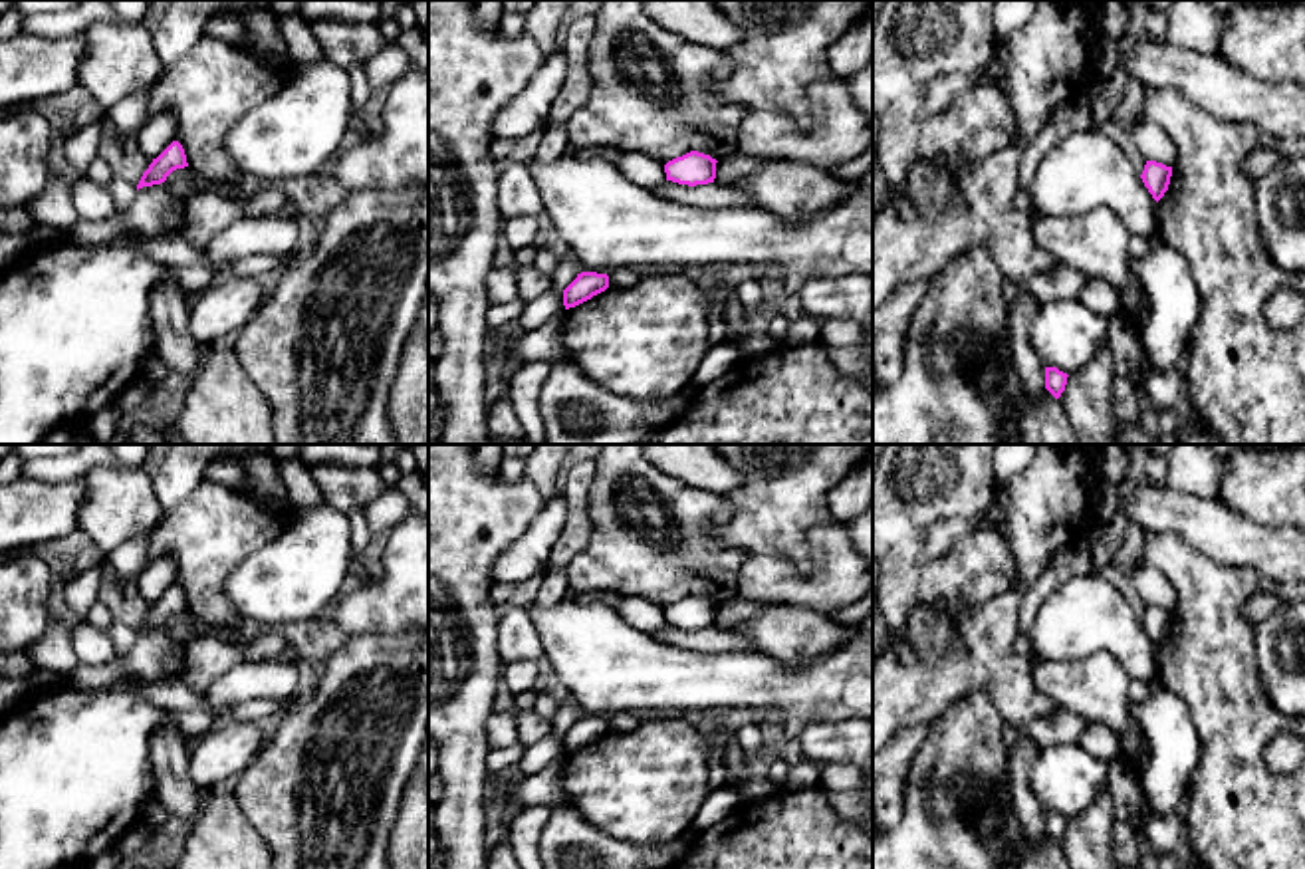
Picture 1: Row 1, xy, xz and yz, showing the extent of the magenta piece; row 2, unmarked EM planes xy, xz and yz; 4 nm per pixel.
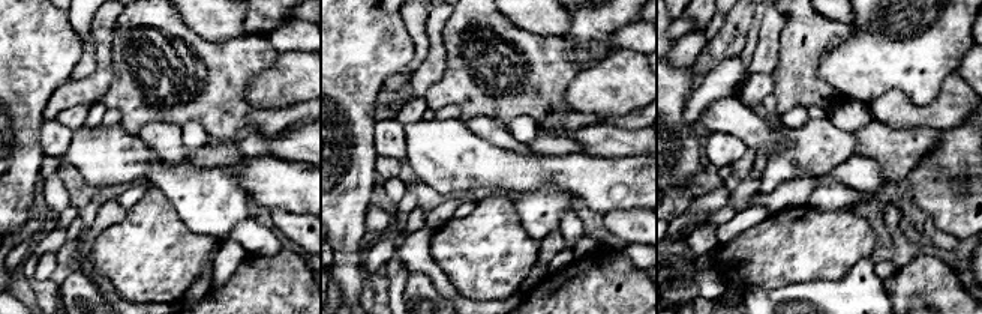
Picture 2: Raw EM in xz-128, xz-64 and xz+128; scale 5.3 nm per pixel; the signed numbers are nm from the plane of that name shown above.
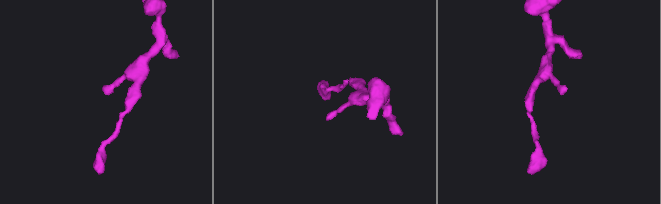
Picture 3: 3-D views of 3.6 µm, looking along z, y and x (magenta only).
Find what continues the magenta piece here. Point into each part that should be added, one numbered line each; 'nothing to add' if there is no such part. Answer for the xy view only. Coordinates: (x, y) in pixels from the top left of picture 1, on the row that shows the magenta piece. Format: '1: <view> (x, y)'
nothing to add

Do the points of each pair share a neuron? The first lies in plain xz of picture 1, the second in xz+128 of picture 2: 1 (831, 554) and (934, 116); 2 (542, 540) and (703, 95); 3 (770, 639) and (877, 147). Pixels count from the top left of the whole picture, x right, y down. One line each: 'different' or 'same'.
1: same
2: same
3: same

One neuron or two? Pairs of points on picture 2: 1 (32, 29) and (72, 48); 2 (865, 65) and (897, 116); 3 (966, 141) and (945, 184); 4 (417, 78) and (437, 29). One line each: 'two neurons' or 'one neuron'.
1: one neuron
2: two neurons
3: one neuron
4: one neuron

